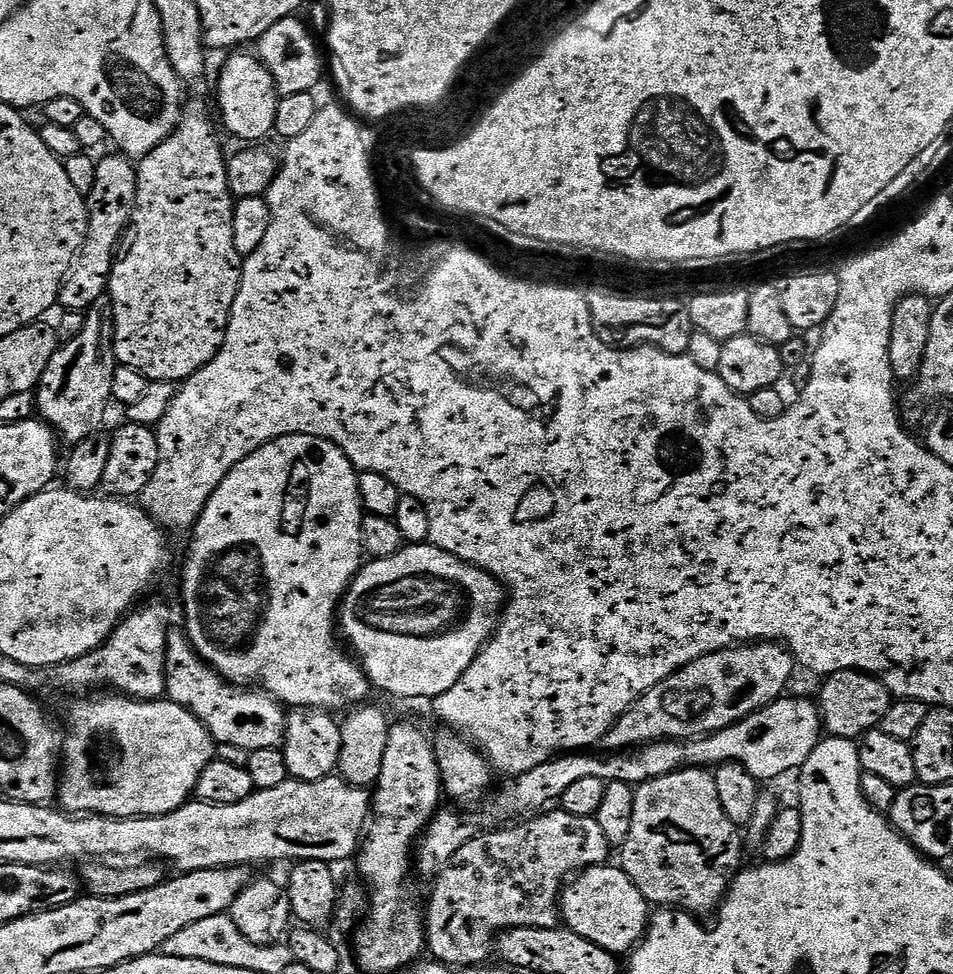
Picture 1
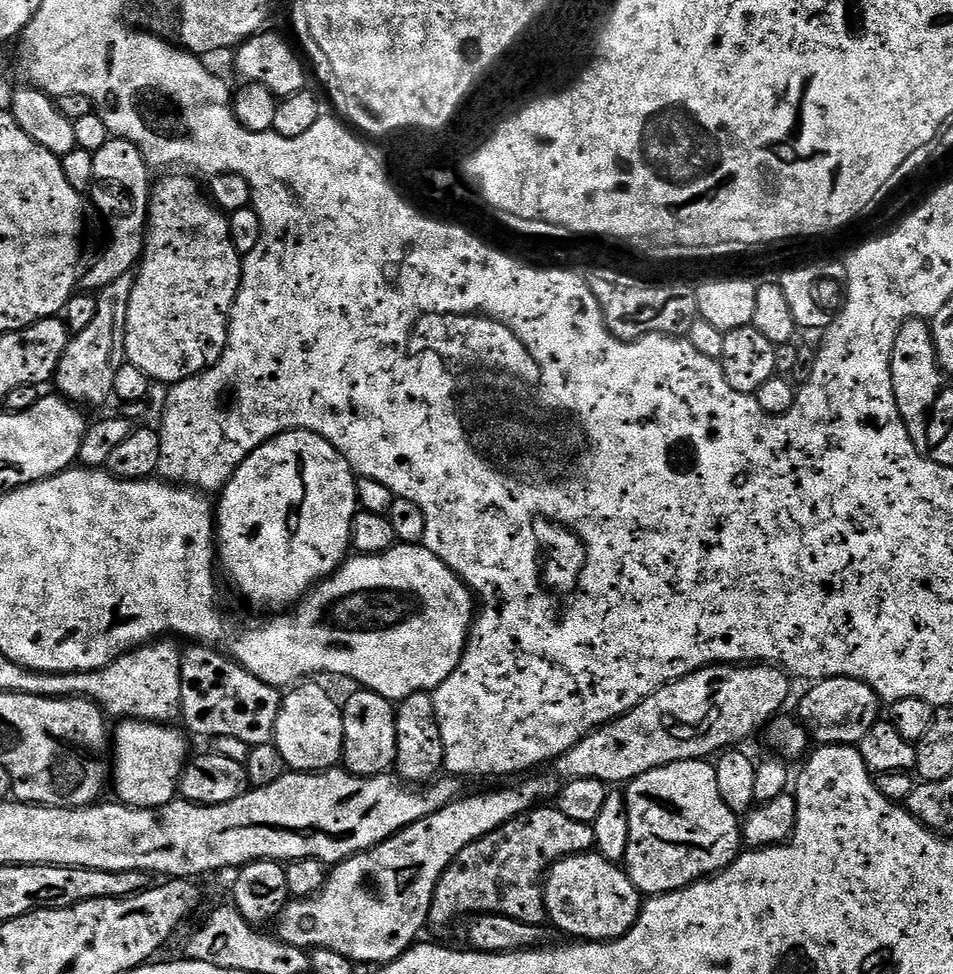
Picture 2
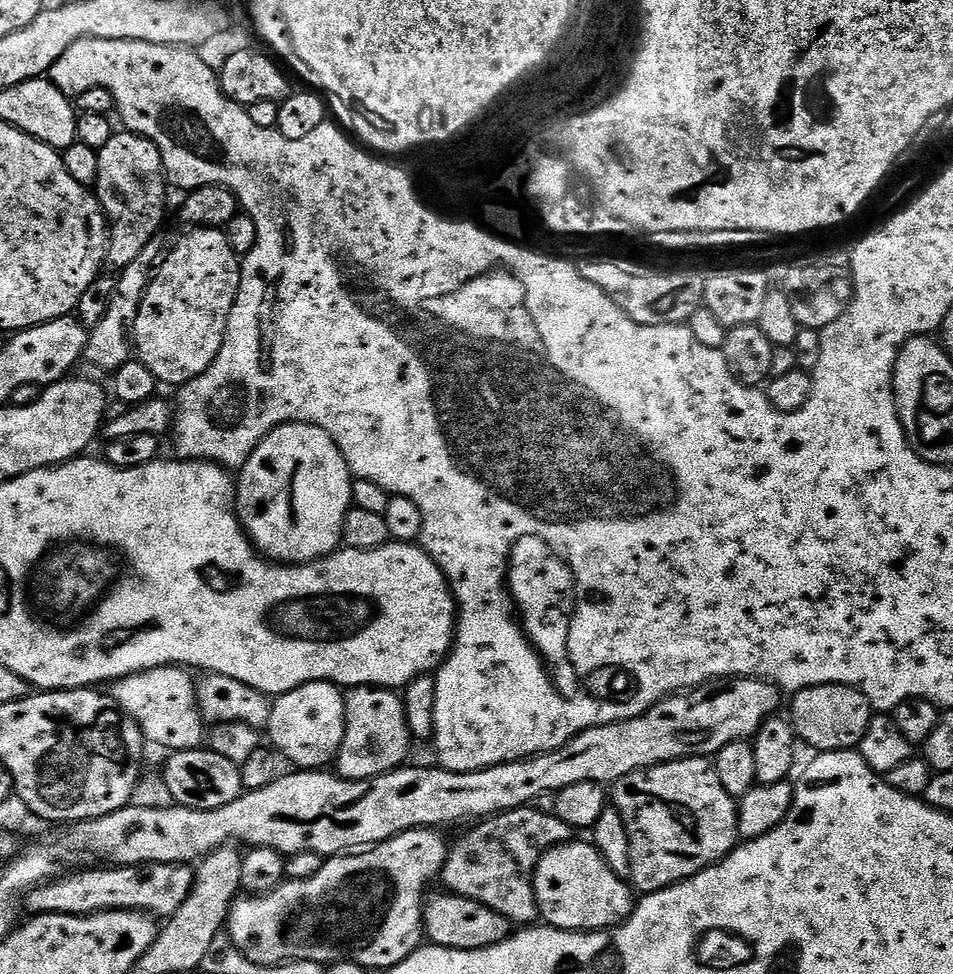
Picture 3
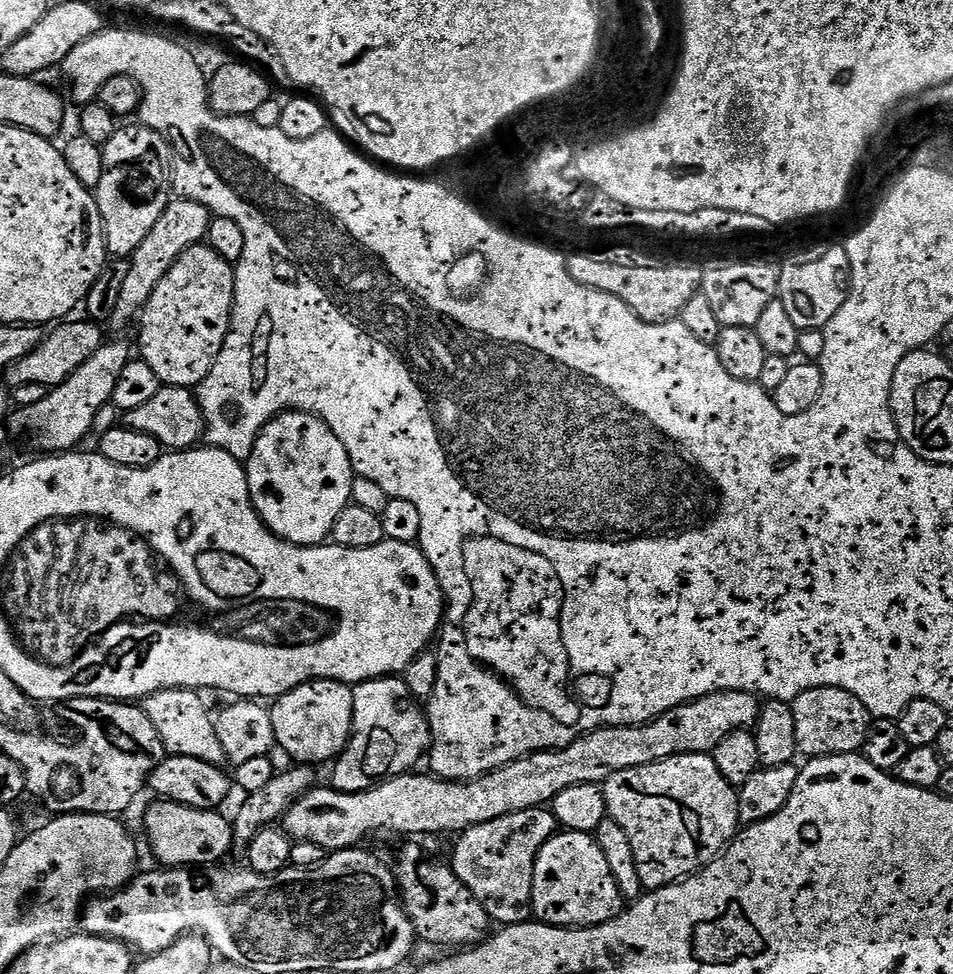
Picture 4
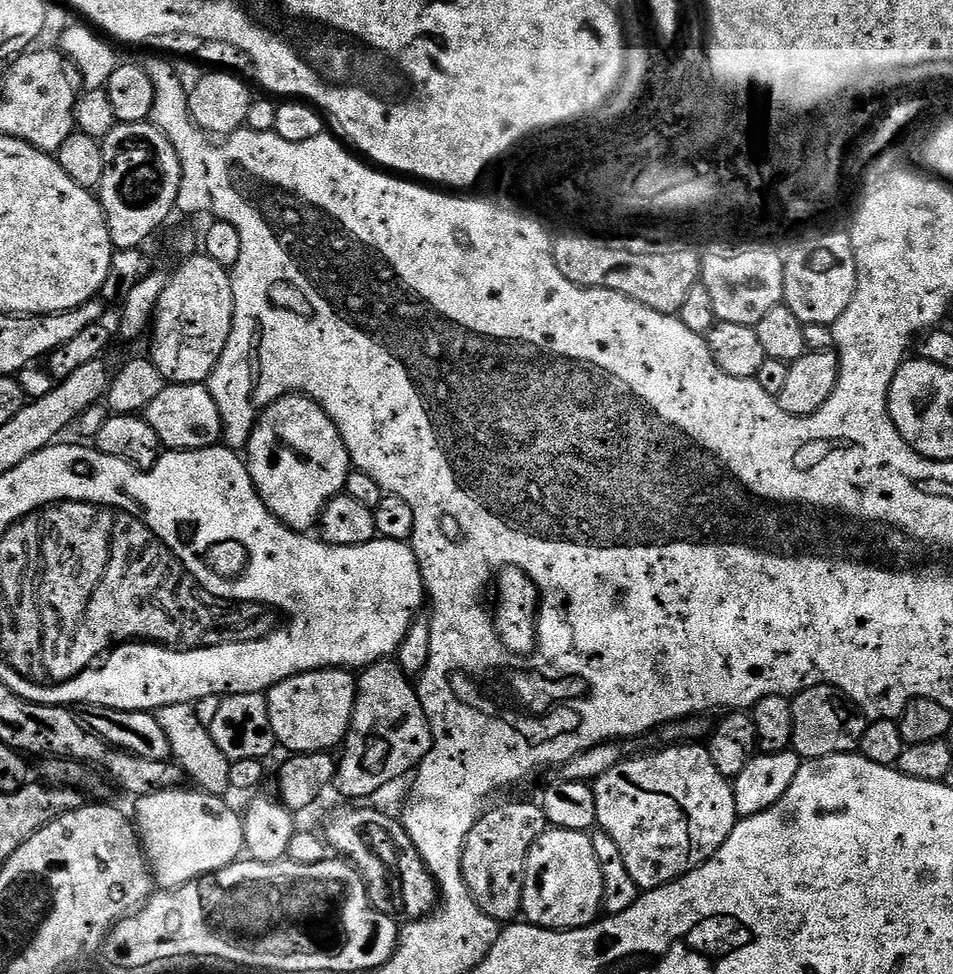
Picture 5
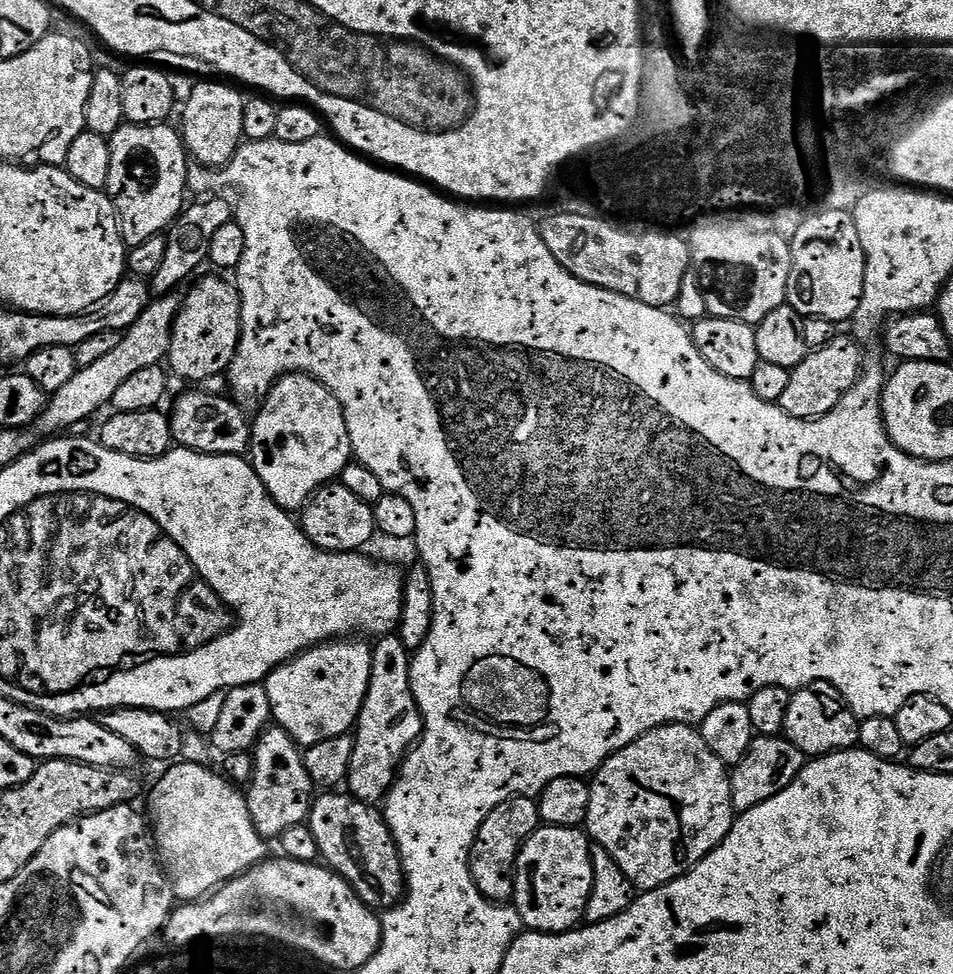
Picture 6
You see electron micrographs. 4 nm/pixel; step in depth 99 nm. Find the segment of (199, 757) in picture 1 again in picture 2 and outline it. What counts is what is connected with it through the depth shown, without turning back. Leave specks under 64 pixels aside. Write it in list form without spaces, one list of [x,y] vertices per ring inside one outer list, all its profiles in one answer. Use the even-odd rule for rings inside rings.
[[[121,719],[117,724],[120,725],[114,728],[114,755],[110,760],[110,784],[113,789],[116,787],[115,799],[132,808],[160,808],[177,799],[180,775],[190,759],[189,737],[168,722]]]

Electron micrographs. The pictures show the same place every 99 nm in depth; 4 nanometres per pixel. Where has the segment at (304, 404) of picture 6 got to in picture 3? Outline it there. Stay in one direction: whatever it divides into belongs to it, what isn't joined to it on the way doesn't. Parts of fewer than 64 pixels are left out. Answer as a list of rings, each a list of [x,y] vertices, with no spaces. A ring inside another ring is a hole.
[[[283,424],[275,428],[262,443],[250,454],[250,458],[245,462],[243,468],[239,469],[236,485],[236,517],[240,519],[240,524],[244,528],[244,533],[252,541],[252,547],[269,562],[278,564],[309,564],[315,560],[322,560],[326,556],[331,556],[333,552],[341,547],[344,539],[344,523],[349,508],[353,507],[352,503],[352,481],[354,477],[348,470],[348,463],[343,454],[338,450],[334,438],[326,434],[318,426],[309,424]]]

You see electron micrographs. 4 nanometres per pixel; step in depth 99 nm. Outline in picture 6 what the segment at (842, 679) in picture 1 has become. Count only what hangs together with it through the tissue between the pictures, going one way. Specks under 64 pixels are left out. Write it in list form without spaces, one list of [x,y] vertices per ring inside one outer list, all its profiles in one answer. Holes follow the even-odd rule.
[[[815,680],[804,688],[792,692],[790,710],[786,710],[783,735],[805,757],[828,756],[832,752],[846,752],[860,743],[860,717],[850,710],[842,694],[825,680]]]

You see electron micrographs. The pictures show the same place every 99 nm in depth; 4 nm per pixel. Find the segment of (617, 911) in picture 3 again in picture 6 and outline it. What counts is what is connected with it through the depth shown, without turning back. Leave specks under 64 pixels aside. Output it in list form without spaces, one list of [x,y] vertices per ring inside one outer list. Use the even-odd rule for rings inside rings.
[[[541,826],[536,833],[526,841],[516,859],[516,894],[514,907],[524,919],[524,928],[534,932],[571,932],[584,920],[584,911],[590,902],[590,890],[594,886],[594,870],[592,869],[592,844],[589,837],[580,828],[550,828]]]

